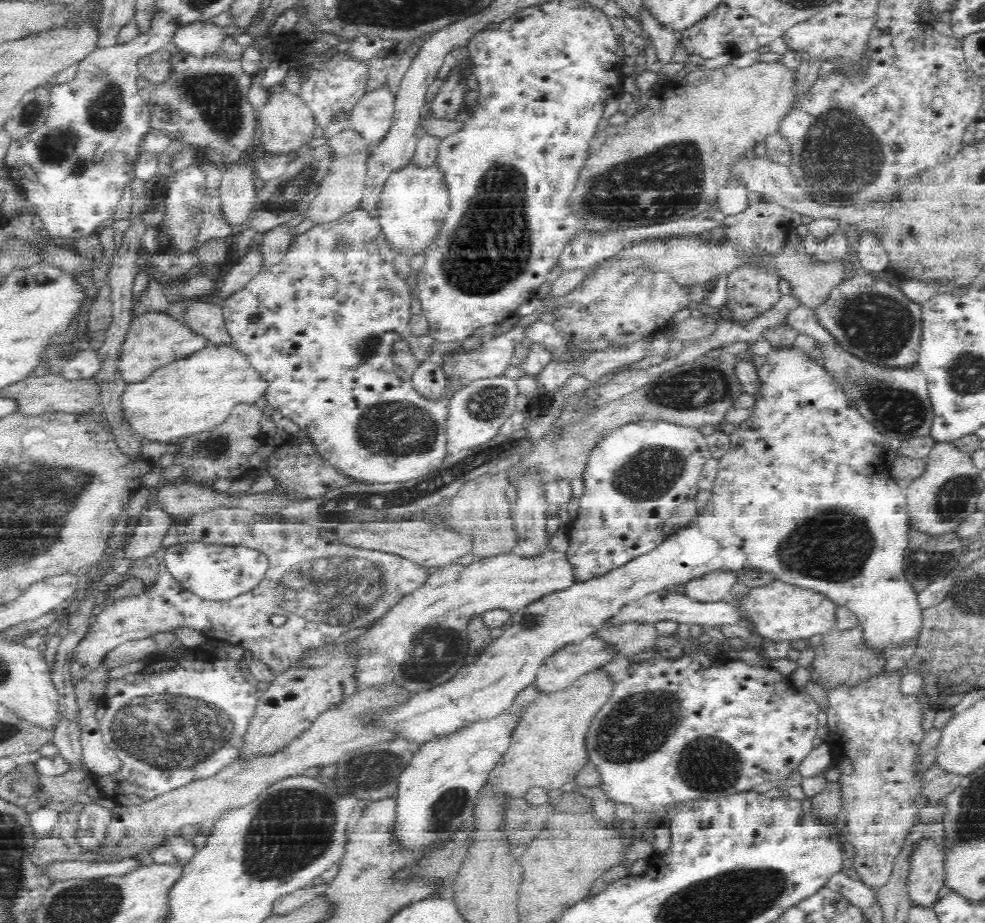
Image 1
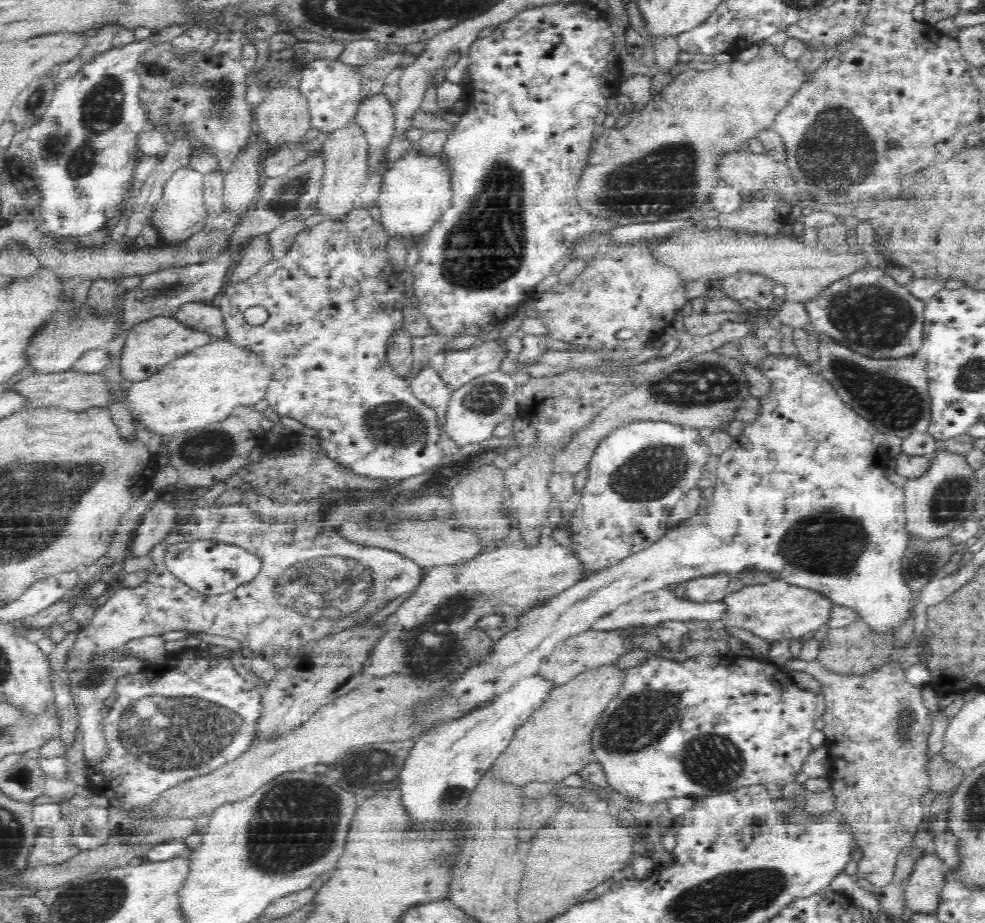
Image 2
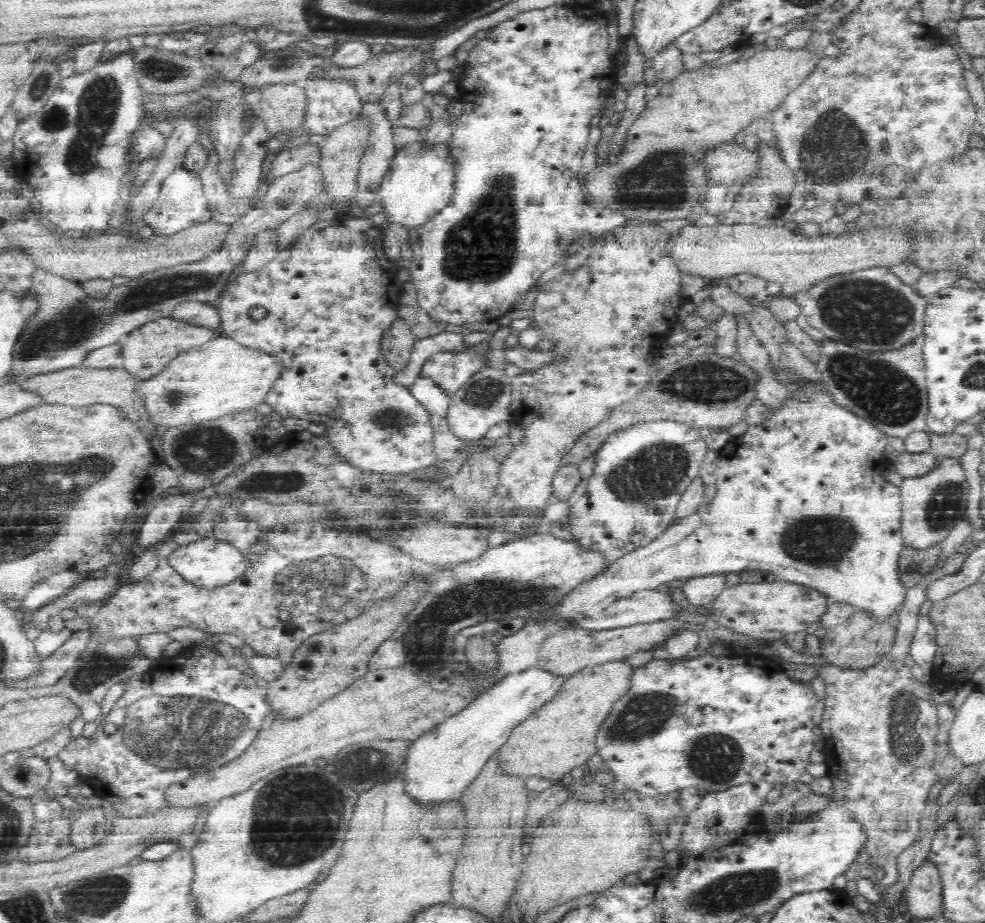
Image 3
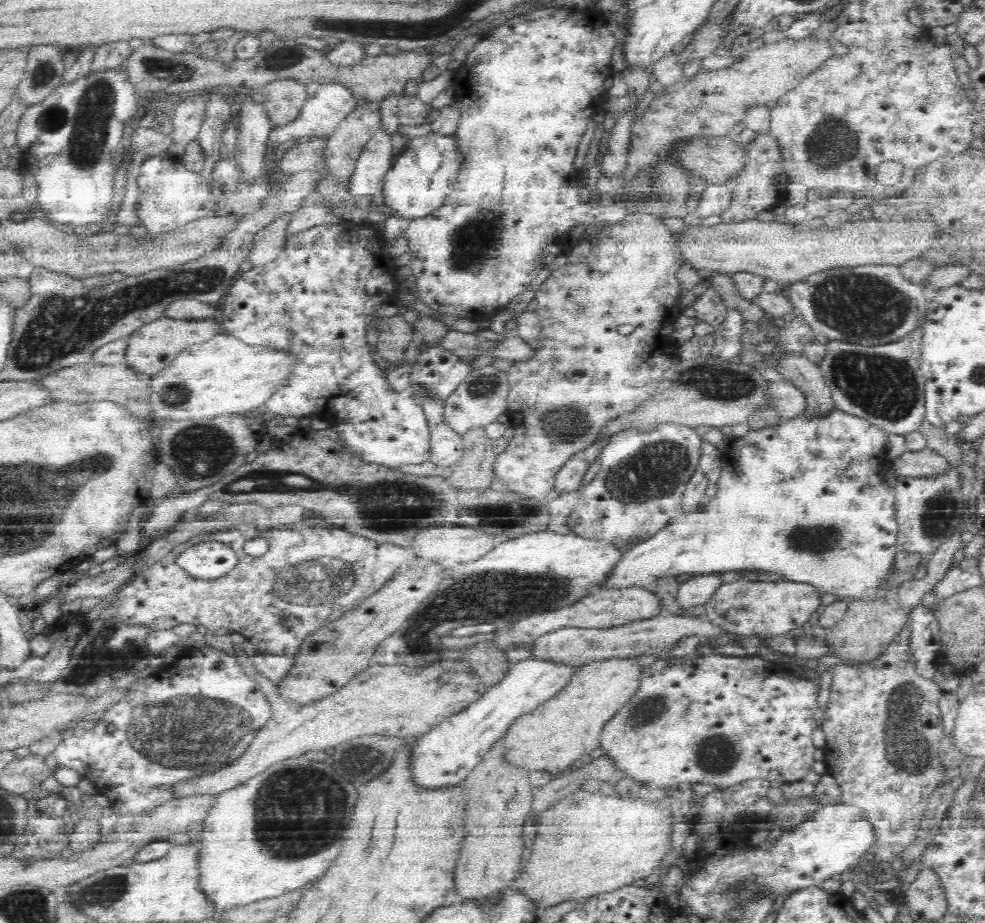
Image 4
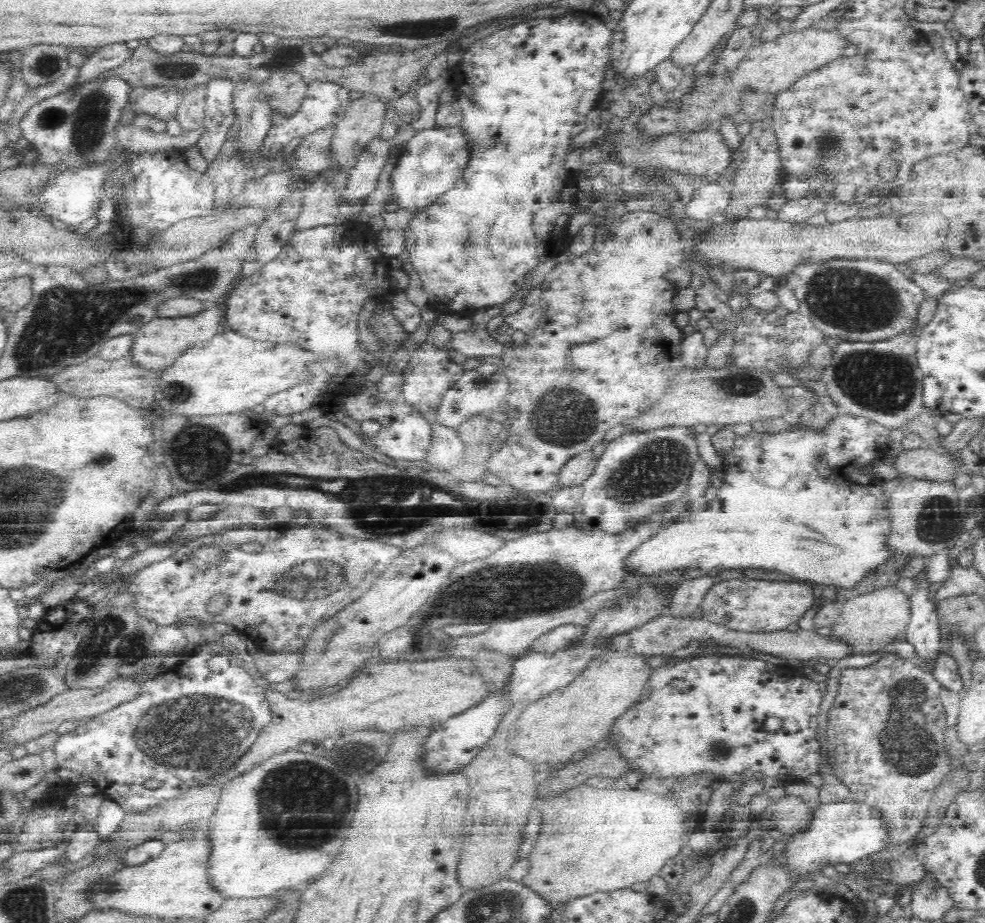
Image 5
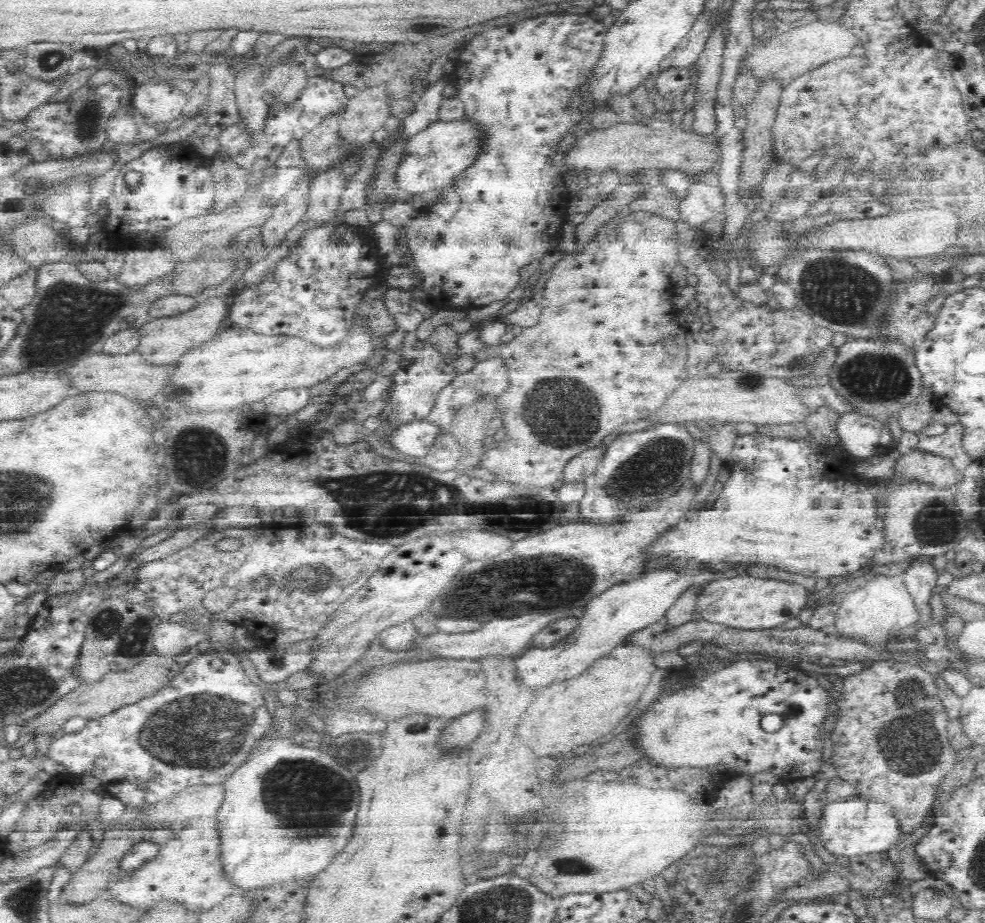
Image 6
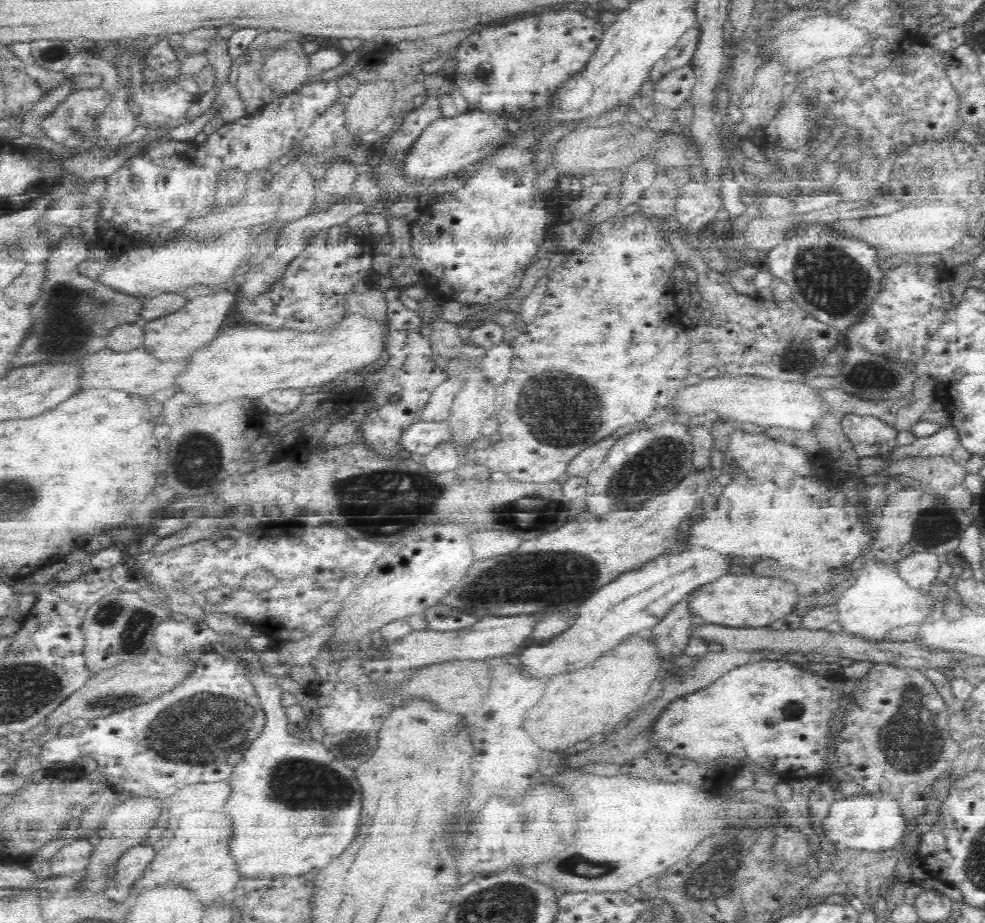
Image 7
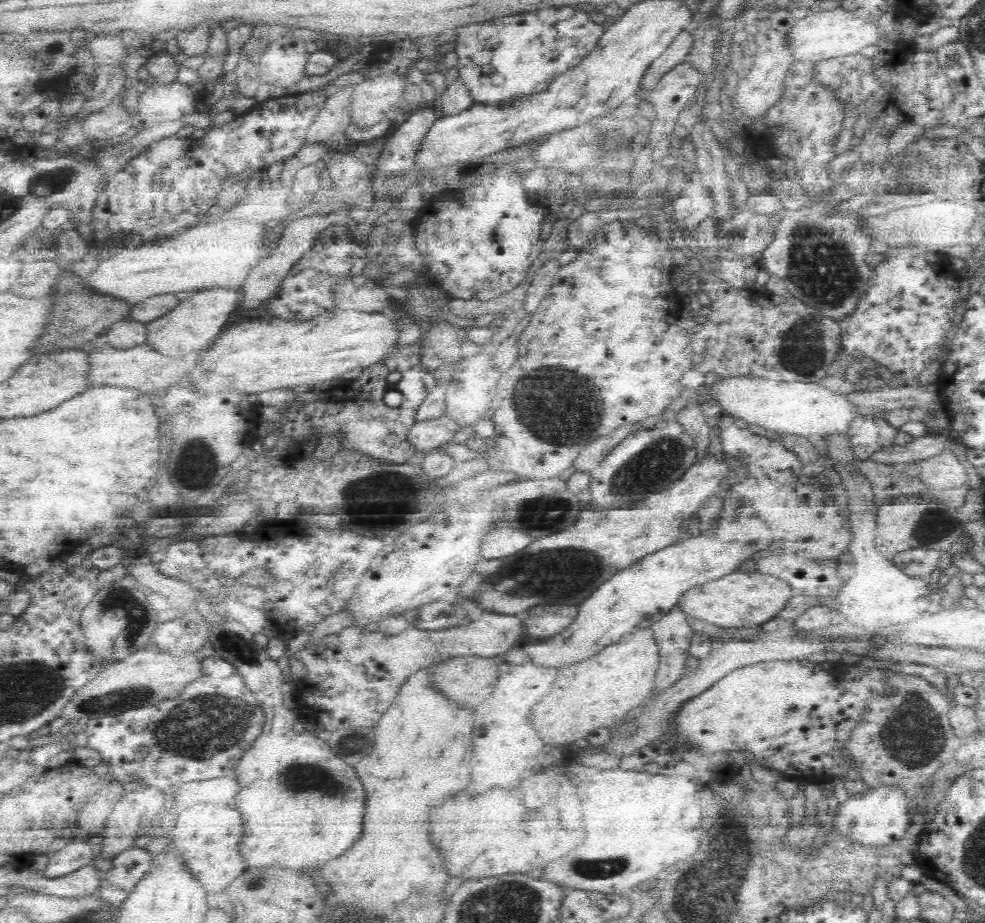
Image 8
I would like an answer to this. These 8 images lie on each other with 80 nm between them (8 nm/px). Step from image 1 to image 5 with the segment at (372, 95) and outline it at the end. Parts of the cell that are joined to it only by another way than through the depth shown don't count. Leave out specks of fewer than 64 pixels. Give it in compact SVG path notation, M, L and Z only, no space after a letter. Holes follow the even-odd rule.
M386 141L370 142L357 159L357 164L348 171L347 184L341 201L347 206L365 204L364 200L377 188L380 173L386 166L389 144Z

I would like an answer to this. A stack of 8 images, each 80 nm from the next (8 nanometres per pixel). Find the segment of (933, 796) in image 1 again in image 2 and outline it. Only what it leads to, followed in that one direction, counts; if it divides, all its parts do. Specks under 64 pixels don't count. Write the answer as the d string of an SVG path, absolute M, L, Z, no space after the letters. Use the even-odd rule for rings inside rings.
M943 749L933 753L932 760L928 764L928 775L930 775L930 790L938 793L948 791L956 787L967 775L967 771L952 763L944 757Z

